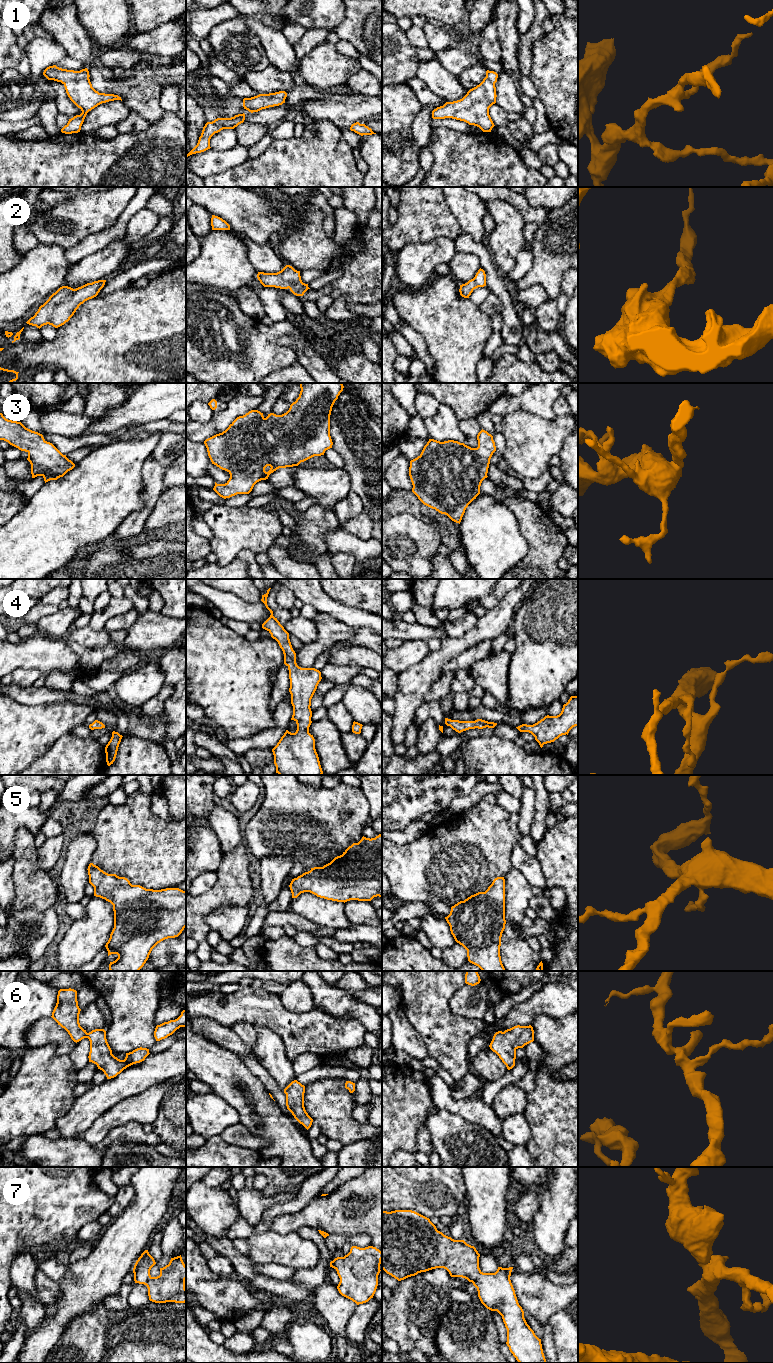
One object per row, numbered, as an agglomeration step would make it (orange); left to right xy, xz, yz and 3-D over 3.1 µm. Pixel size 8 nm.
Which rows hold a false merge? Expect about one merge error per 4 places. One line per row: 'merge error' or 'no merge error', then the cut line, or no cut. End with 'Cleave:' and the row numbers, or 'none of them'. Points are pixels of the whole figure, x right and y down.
1: no merge error; no cut
2: no merge error; no cut
3: no merge error; no cut
4: no merge error; no cut
5: no merge error; no cut
6: no merge error; no cut
7: no merge error; no cut
Cleave: none of them

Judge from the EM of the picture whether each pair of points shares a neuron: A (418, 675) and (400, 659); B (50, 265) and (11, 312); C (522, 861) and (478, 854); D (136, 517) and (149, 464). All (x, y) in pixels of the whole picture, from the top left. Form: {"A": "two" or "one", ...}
{"A": "two", "B": "one", "C": "two", "D": "one"}

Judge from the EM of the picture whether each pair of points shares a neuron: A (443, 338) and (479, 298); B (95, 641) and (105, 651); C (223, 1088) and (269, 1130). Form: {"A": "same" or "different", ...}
{"A": "different", "B": "different", "C": "same"}

